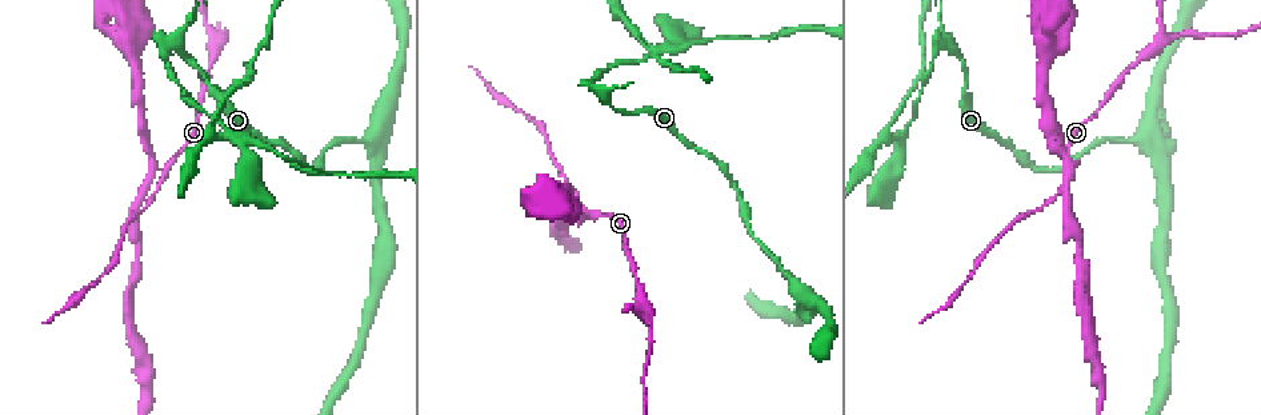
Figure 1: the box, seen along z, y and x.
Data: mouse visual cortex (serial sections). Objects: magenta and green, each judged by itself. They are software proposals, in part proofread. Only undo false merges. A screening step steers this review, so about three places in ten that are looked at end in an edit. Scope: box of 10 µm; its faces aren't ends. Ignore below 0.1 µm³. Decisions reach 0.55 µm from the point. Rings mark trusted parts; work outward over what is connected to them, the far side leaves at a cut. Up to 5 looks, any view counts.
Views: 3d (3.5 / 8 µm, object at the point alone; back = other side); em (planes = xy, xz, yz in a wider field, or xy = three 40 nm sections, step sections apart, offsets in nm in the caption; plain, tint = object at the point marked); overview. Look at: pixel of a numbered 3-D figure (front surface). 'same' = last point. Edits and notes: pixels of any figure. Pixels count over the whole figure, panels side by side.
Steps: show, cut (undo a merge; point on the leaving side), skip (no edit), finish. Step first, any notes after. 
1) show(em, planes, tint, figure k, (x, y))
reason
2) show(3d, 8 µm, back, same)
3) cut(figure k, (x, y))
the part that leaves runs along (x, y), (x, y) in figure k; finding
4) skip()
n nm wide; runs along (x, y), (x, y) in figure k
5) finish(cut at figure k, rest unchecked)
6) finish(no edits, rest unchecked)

show(3d, 8 µm, figure 1, (582, 216))
three arms meet

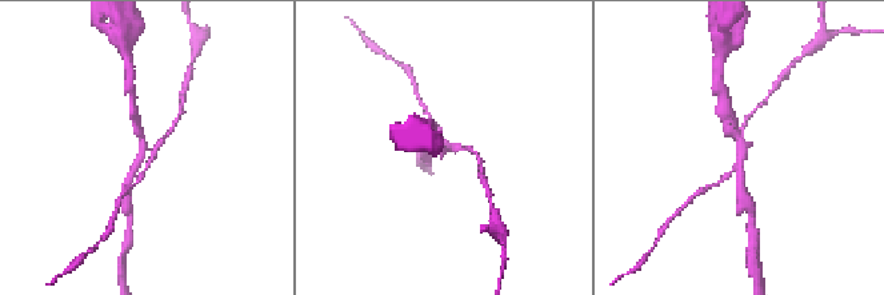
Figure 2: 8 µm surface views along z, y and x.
show(em, xy, step 2, tint, same)

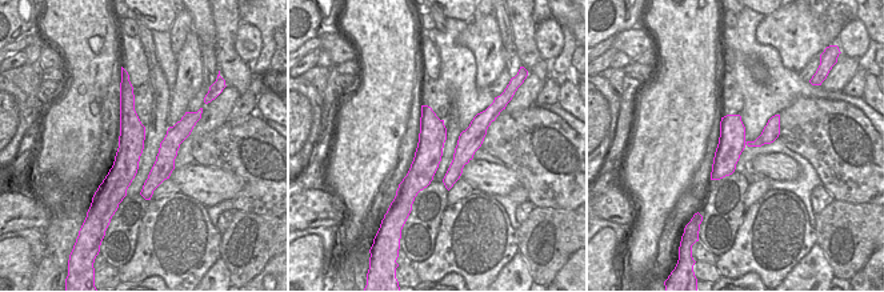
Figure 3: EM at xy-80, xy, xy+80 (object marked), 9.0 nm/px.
cut(figure 2, (740, 175))
the part that leaves runs along (746, 150), (723, 119), (723, 103) in figure 2; a second cell is stuck on

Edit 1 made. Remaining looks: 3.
show(3d, 3.5 µm, figure 1, (798, 294))
abrupt turn

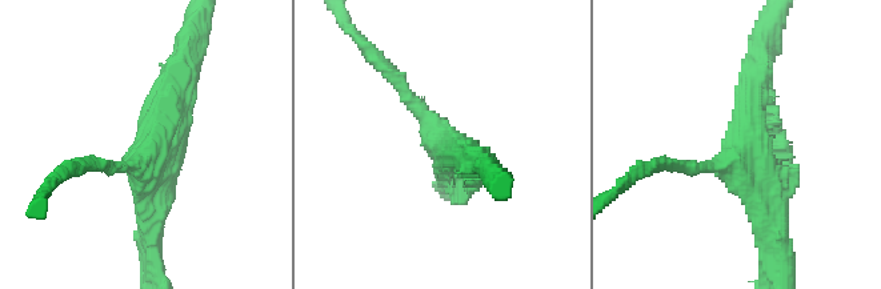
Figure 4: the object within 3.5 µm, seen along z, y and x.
show(em, xy, step 5, tint, figure 4, (147, 166))

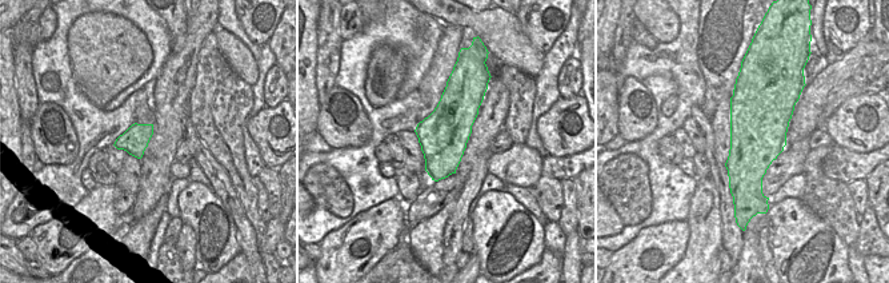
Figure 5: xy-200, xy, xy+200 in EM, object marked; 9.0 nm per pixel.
skip()
440 nm wide; runs along (675, 164), (753, 164), (773, 237) in figure 4; one cell here

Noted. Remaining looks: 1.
finish(cut at figure 2, rest unchecked)

